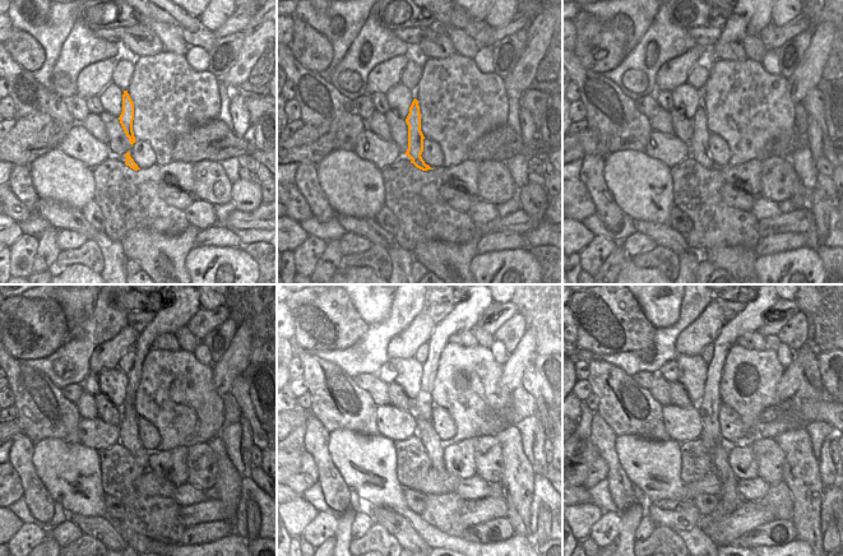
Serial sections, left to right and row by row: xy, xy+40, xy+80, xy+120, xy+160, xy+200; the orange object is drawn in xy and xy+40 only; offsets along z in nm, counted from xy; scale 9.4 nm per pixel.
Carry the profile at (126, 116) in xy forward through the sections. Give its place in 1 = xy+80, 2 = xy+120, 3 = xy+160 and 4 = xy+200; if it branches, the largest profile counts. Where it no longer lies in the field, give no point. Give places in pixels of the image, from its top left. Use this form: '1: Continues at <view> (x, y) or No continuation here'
1: Continues at xy+80 (699, 147)
2: Continues at xy+120 (128, 429)
3: Continues at xy+160 (434, 446)
4: Continues at xy+200 (731, 500)

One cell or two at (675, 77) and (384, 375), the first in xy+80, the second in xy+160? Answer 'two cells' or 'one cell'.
two cells

